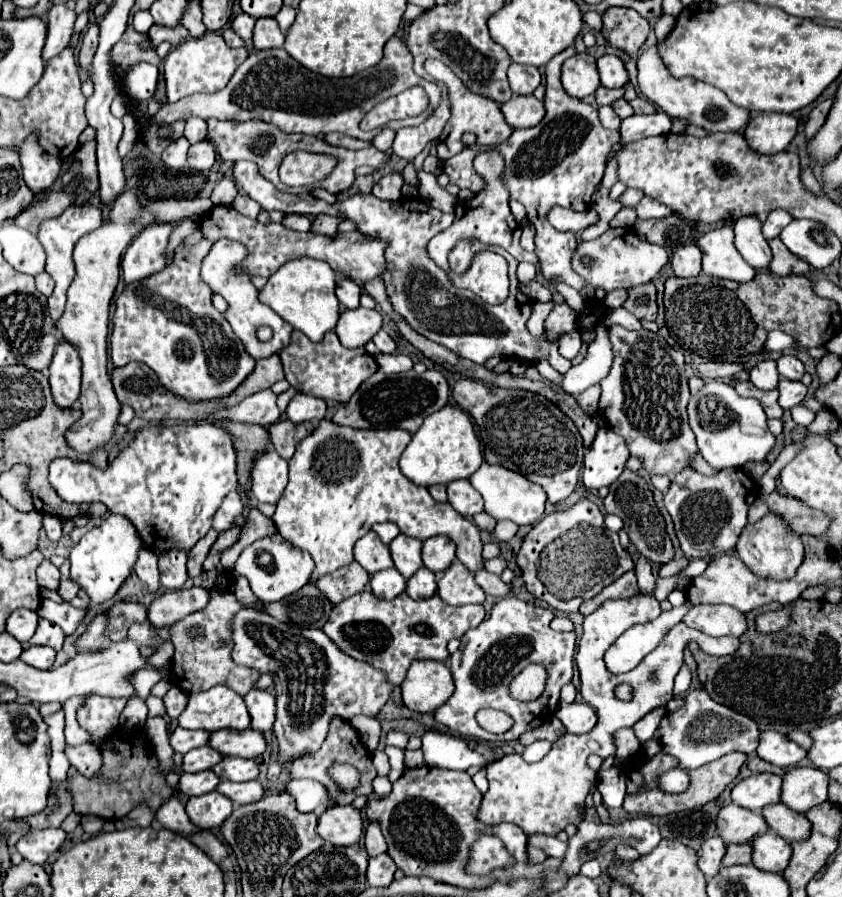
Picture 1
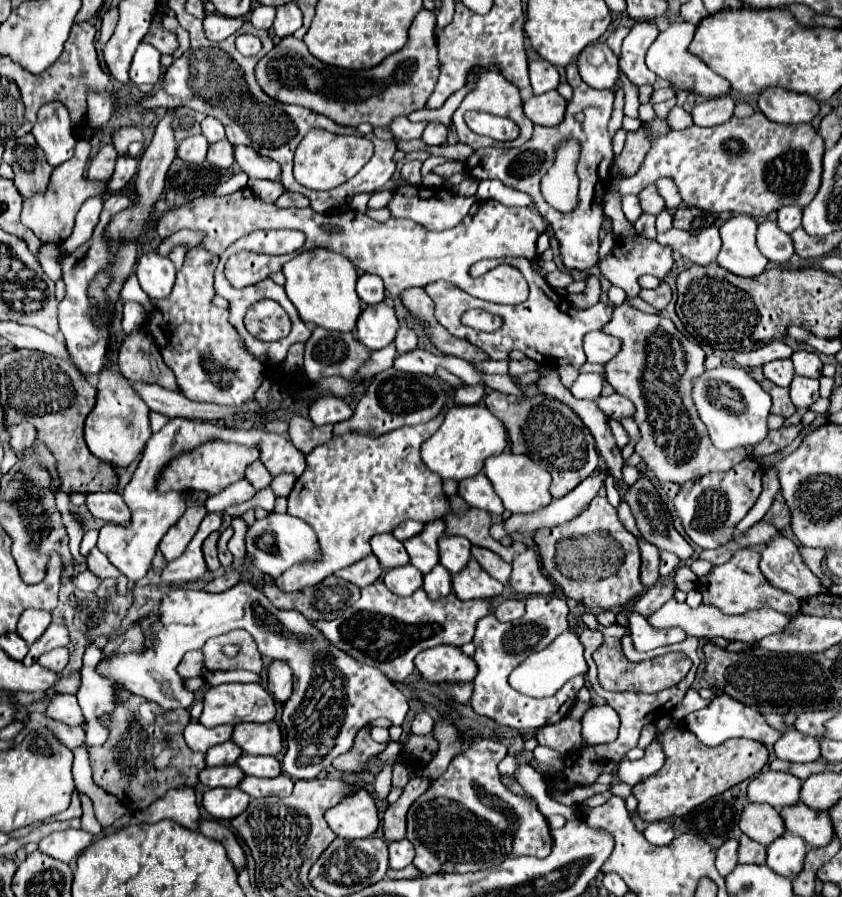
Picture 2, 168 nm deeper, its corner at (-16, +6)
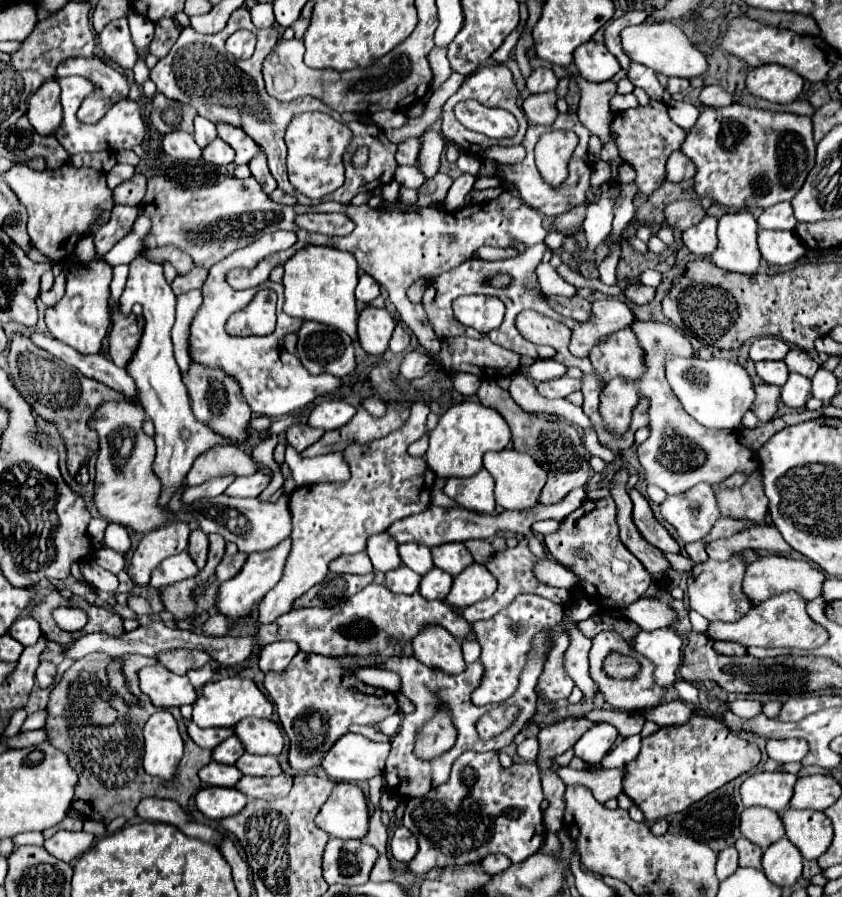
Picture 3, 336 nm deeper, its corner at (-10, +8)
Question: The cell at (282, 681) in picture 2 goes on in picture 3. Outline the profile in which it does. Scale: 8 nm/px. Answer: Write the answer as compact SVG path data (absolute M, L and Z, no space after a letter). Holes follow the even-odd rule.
M278 641L278 643L270 643L262 649L260 653L260 671L264 675L268 673L284 673L288 663L292 661L292 657L298 653L298 645L294 645L292 641Z

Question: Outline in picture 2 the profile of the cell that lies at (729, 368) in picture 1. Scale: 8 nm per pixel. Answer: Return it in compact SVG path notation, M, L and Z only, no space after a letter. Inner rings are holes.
M772 341L756 351L748 351L748 353L736 353L734 363L740 367L762 367L774 359L788 359L792 355L792 347L786 345L784 341Z

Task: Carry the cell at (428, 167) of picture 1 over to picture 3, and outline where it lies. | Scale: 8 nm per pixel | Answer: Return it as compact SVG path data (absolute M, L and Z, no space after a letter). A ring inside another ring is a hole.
M436 45L428 53L428 63L430 63L430 69L434 73L432 89L438 89L452 75L452 69L450 69L450 63L448 63L448 57L446 57L446 47L438 47Z

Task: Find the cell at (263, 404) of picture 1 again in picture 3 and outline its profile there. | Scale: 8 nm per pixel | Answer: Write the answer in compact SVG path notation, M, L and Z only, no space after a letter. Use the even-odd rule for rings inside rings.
M34 331L30 335L32 343L46 349L48 353L52 353L54 357L62 359L64 363L76 367L82 375L98 381L98 383L104 383L106 387L122 393L124 397L128 399L138 399L138 389L136 389L136 383L134 379L128 375L126 369L120 369L116 367L110 359L106 359L102 353L98 355L82 355L78 353L76 349L64 345L62 341L50 337L50 335L44 335L44 333L38 333Z

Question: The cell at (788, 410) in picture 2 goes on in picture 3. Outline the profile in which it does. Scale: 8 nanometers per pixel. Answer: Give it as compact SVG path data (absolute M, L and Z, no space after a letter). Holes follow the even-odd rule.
M760 383L754 387L756 389L756 401L754 401L754 413L756 417L766 423L770 419L774 419L776 411L778 411L778 403L780 403L780 387L768 385L768 383Z

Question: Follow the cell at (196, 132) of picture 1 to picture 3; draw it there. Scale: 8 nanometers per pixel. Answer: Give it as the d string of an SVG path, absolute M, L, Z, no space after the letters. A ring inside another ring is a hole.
M204 117L194 119L194 139L200 147L206 147L210 141L216 139L216 125Z

